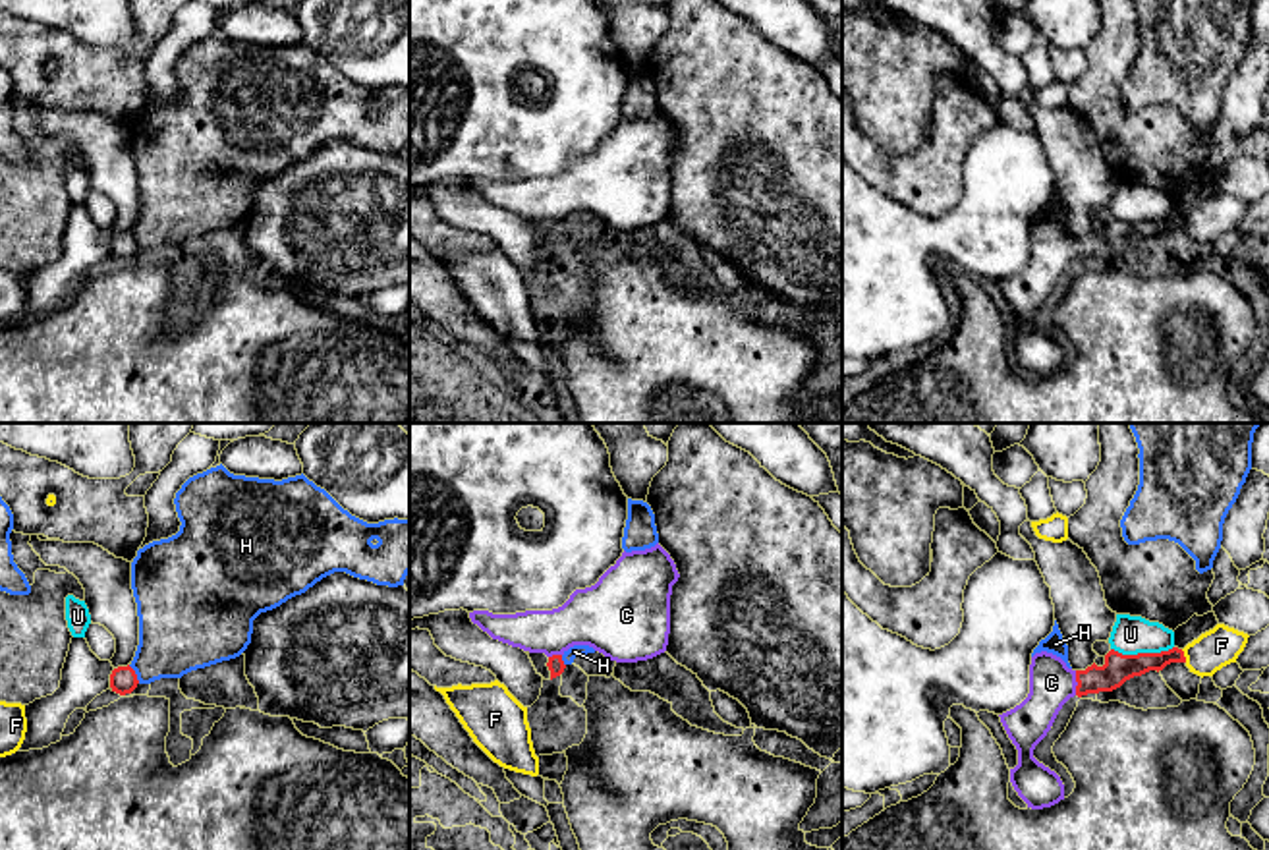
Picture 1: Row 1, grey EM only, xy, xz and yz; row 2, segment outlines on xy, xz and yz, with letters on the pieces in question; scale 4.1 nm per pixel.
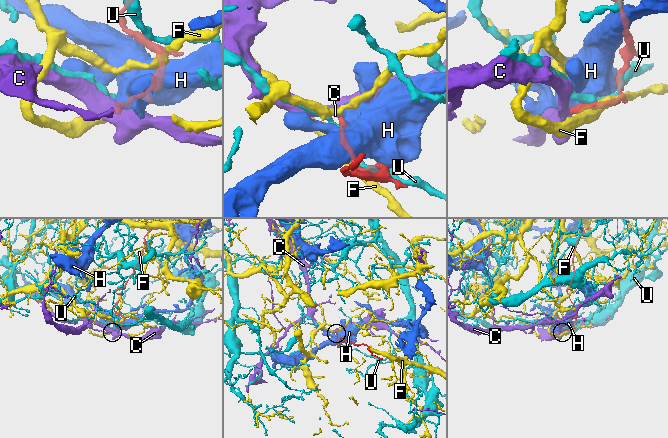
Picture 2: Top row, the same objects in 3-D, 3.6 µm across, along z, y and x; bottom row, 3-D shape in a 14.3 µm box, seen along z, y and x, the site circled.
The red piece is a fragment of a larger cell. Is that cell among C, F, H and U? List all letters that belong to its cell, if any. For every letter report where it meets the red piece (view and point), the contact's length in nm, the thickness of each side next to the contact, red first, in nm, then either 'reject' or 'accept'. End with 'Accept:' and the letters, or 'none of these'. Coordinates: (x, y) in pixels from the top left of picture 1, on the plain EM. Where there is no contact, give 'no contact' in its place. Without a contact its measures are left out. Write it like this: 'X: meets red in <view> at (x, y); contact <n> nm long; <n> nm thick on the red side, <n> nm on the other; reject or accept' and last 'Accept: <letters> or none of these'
C: meets red in yz at (1076, 248); contact 100 nm long; 120 nm thick on the red side, 190 nm on the other; accept
F: meets red in yz at (1183, 223); contact 60 nm long; 110 nm thick on the red side, 160 nm on the other; reject
H: meets red in xy at (136, 242); contact 90 nm long; 110 nm thick on the red side, 340 nm on the other; reject
U: meets red in yz at (1142, 221); contact 260 nm long; 120 nm thick on the red side, 160 nm on the other; reject
Accept: C

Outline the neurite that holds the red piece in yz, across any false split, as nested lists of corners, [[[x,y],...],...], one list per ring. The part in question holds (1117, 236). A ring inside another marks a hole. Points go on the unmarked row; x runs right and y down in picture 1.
[[[1172,214],[1161,220],[1122,222],[1111,216],[1105,232],[1072,238],[1047,218],[1035,220],[1029,232],[1029,261],[1014,276],[999,282],[1018,317],[1018,332],[1010,336],[1010,350],[1031,377],[1043,377],[1064,367],[1060,344],[1033,325],[1035,313],[1051,298],[1062,272],[1078,263],[1113,259],[1126,247],[1149,238],[1163,238],[1170,230],[1186,230],[1184,218]]]

